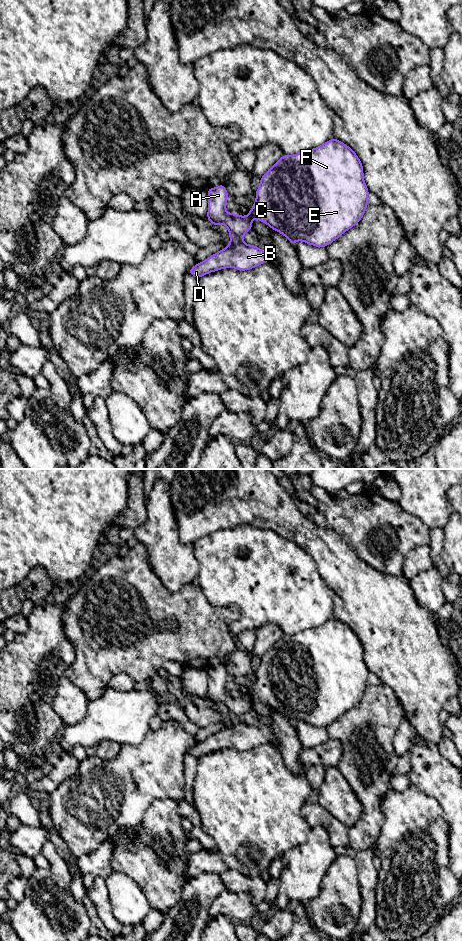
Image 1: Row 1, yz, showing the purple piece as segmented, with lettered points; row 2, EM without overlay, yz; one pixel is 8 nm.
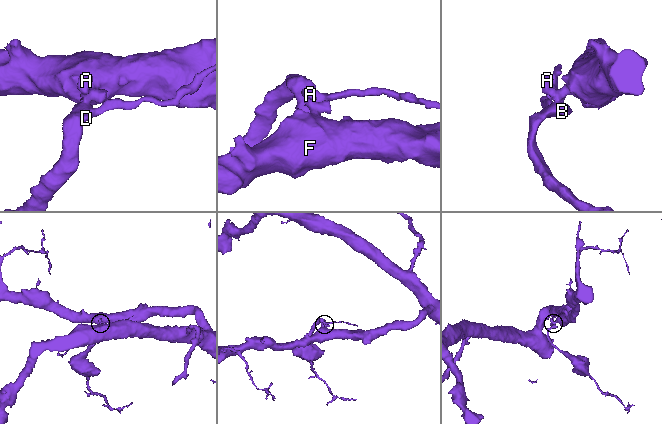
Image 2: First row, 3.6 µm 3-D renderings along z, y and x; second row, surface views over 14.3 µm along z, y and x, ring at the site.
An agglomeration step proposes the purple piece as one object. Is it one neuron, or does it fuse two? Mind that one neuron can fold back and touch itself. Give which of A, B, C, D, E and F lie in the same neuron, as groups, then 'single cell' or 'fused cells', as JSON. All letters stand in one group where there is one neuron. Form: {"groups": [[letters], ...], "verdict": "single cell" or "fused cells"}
{"groups": [["A", "C", "E", "F"], ["B", "D"]], "verdict": "fused cells"}

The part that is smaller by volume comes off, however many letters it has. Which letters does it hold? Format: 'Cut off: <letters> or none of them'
Cut off: B, D

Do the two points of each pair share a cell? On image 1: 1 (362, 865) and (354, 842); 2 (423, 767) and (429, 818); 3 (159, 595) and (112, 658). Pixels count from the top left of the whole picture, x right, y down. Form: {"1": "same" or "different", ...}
{"1": "different", "2": "different", "3": "same"}

